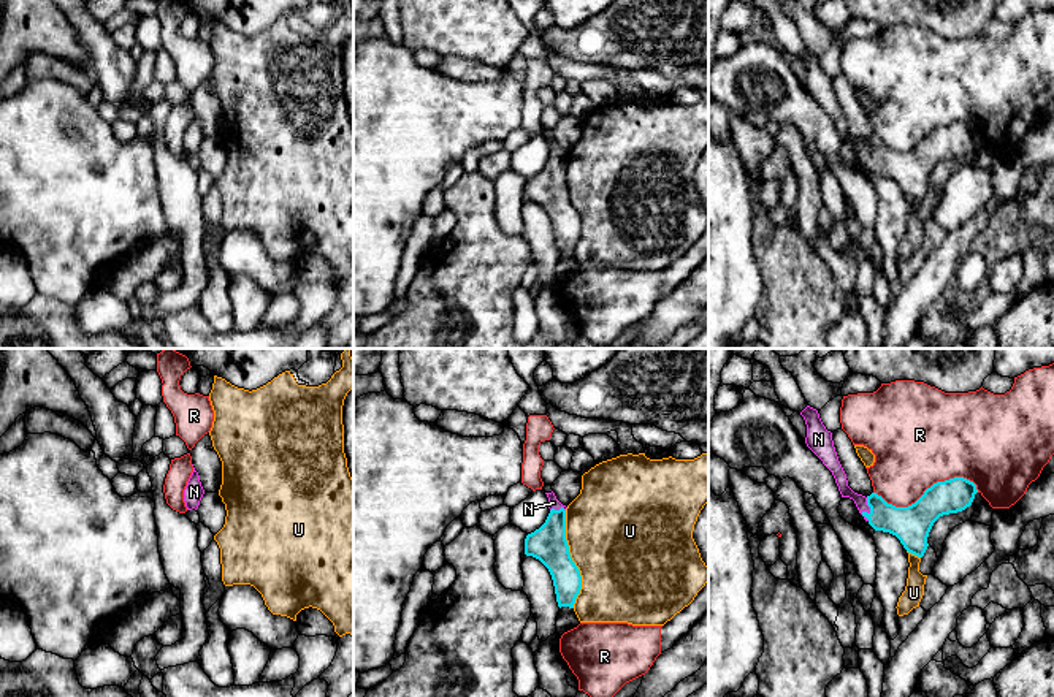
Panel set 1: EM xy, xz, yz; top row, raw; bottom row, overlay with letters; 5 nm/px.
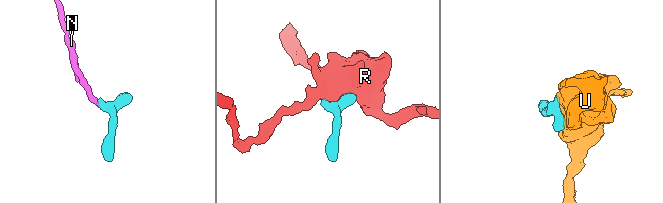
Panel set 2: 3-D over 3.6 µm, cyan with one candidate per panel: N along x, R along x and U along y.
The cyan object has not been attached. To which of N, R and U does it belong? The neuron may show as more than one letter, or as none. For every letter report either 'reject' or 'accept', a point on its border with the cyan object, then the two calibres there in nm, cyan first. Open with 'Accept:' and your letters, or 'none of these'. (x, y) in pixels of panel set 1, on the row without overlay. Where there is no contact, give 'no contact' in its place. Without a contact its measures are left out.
Accept: N
N: accept; meets cyan in yz at (870, 156); 190 nm thick on the cyan side, 70 nm on the other
R: reject; meets cyan in yz at (926, 135); 190 nm thick on the cyan side, 460 nm on the other
U: reject; meets cyan in xz at (571, 205); 190 nm thick on the cyan side, 480 nm on the other

